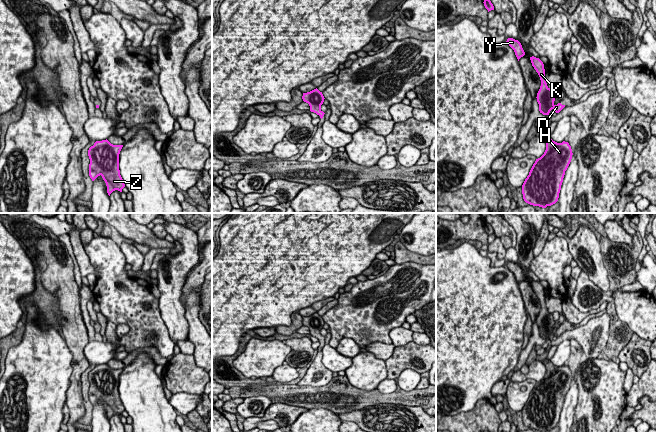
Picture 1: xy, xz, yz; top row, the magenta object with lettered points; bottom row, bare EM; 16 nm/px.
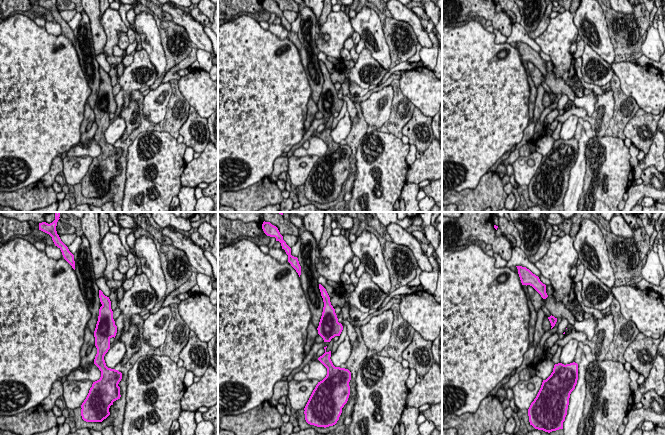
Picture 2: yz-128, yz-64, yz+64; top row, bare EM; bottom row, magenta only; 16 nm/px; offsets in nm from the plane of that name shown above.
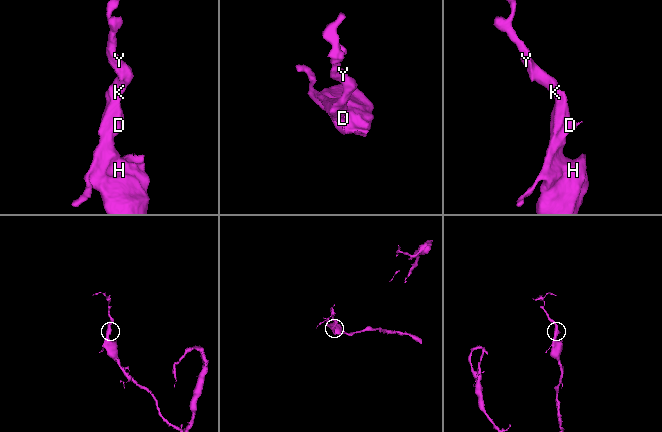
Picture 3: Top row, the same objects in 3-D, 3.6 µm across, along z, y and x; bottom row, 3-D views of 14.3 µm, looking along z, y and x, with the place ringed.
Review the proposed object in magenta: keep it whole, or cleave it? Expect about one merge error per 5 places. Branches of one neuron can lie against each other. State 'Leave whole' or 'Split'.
Leave whole

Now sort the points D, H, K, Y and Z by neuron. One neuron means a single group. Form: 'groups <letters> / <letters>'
groups D H K Y Z

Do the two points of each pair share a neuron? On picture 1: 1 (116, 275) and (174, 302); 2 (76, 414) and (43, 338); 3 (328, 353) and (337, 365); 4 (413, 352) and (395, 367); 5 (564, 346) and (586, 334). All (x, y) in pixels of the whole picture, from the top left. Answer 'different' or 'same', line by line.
1: different
2: different
3: same
4: same
5: different

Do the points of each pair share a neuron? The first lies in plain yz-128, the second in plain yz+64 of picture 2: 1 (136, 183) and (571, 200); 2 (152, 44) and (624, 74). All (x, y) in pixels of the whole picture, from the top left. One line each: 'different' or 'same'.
1: different
2: different

